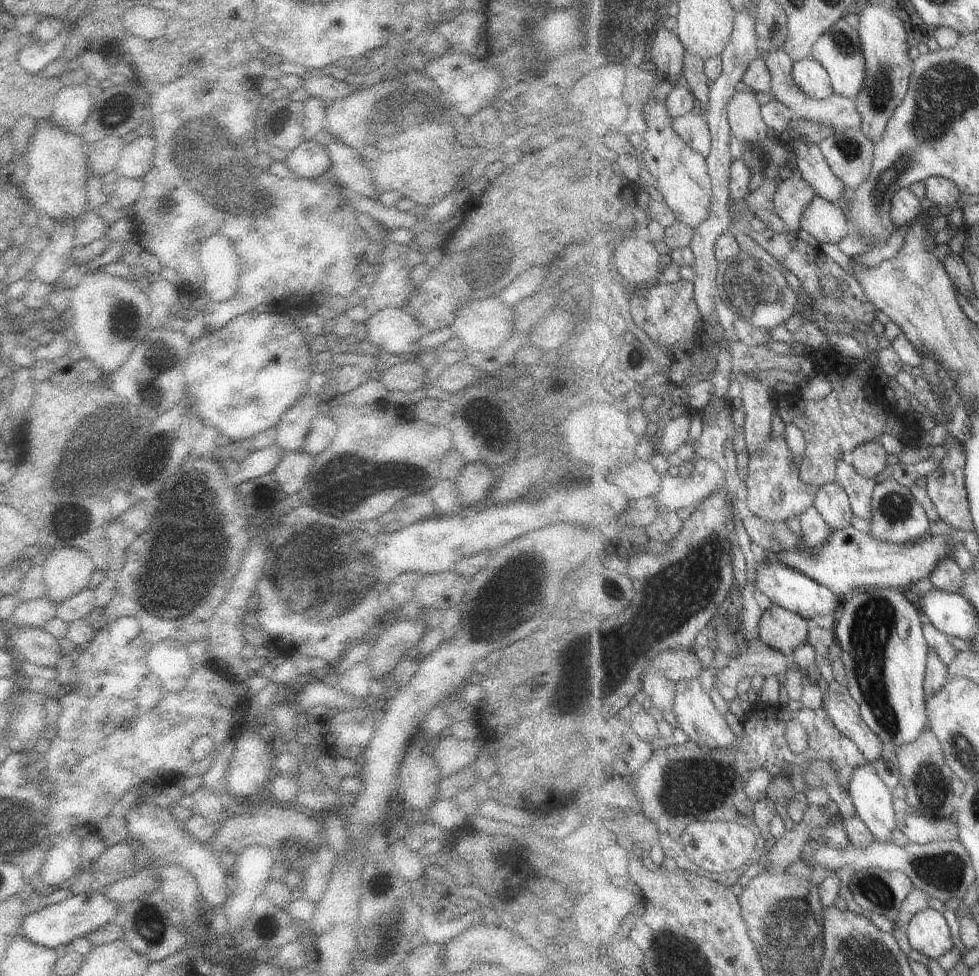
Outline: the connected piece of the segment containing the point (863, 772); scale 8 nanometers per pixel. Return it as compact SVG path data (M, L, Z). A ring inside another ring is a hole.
M874 763L857 766L849 786L858 807L858 815L872 829L876 840L893 842L892 834L899 828L892 788L880 778Z

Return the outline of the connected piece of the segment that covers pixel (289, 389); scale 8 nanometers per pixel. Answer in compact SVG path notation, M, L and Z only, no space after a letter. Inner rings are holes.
M273 309L267 312L259 313L257 310L248 311L247 313L239 314L238 317L233 318L224 328L219 331L210 331L204 335L198 342L193 342L192 350L186 359L185 379L187 382L187 394L193 398L193 413L200 415L203 418L203 423L212 425L219 432L224 432L231 440L238 440L238 444L247 444L252 437L255 437L259 432L271 429L277 426L282 420L282 417L291 409L296 402L303 396L309 393L309 382L312 375L318 369L318 364L315 357L311 354L309 342L304 337L303 330L305 327L294 318L290 318L284 312L276 313Z

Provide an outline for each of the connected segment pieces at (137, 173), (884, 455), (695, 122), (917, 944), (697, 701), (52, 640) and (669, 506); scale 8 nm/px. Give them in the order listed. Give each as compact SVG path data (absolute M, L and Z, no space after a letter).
M142 136L127 142L116 169L120 177L142 178L150 170L155 157L154 136Z
M876 440L860 445L851 454L850 460L865 477L874 478L886 472L888 458L890 458L888 450L880 440Z
M688 113L677 116L674 126L686 142L706 158L712 154L713 136L709 120L705 115Z
M936 909L920 911L906 927L912 948L930 960L942 958L954 948L954 934L948 920Z
M684 679L677 683L675 703L672 708L680 728L690 740L698 741L711 749L735 749L736 734L730 728L726 715L716 706L711 693L702 688L699 679Z
M5 624L4 628L9 645L15 649L16 654L38 666L48 667L50 670L57 668L58 661L63 657L59 640L45 627Z
M702 459L696 463L690 477L674 477L667 473L661 491L654 496L659 502L661 514L677 511L680 508L692 508L695 499L706 500L719 493L728 482L725 464L714 459Z

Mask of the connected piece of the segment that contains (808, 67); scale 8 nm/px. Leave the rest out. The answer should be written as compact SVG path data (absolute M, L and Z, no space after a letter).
M813 56L795 63L793 75L797 83L812 97L826 100L835 92L835 86L828 69Z

